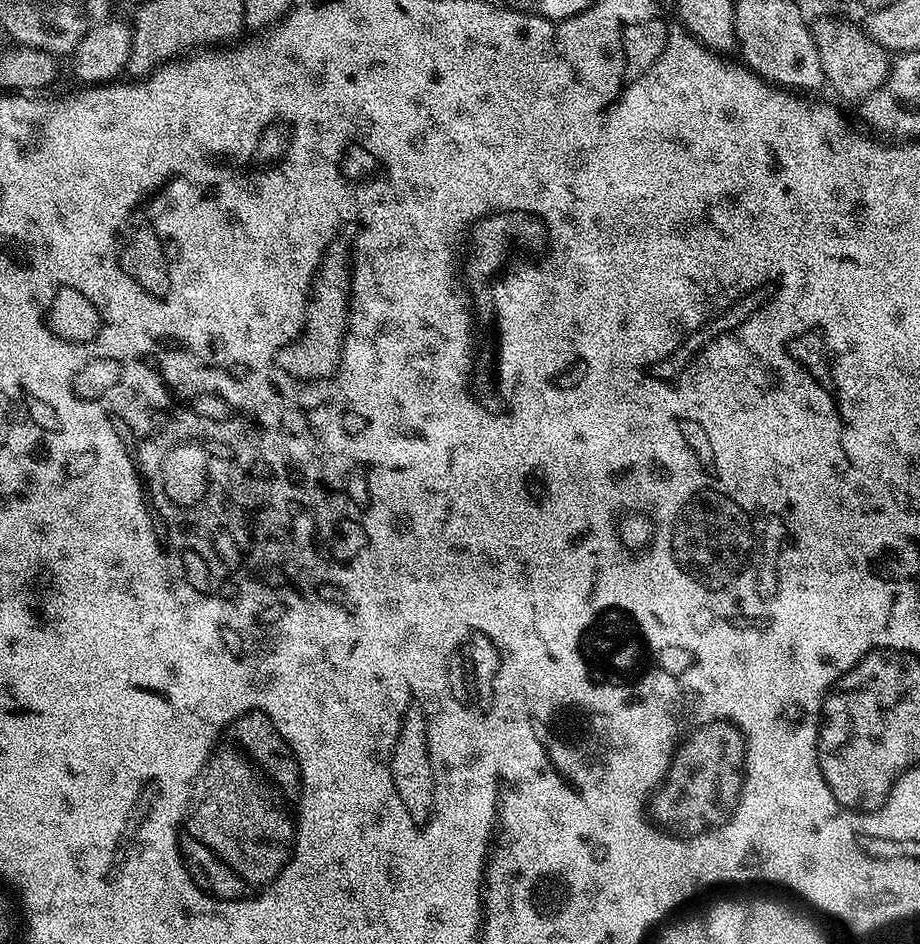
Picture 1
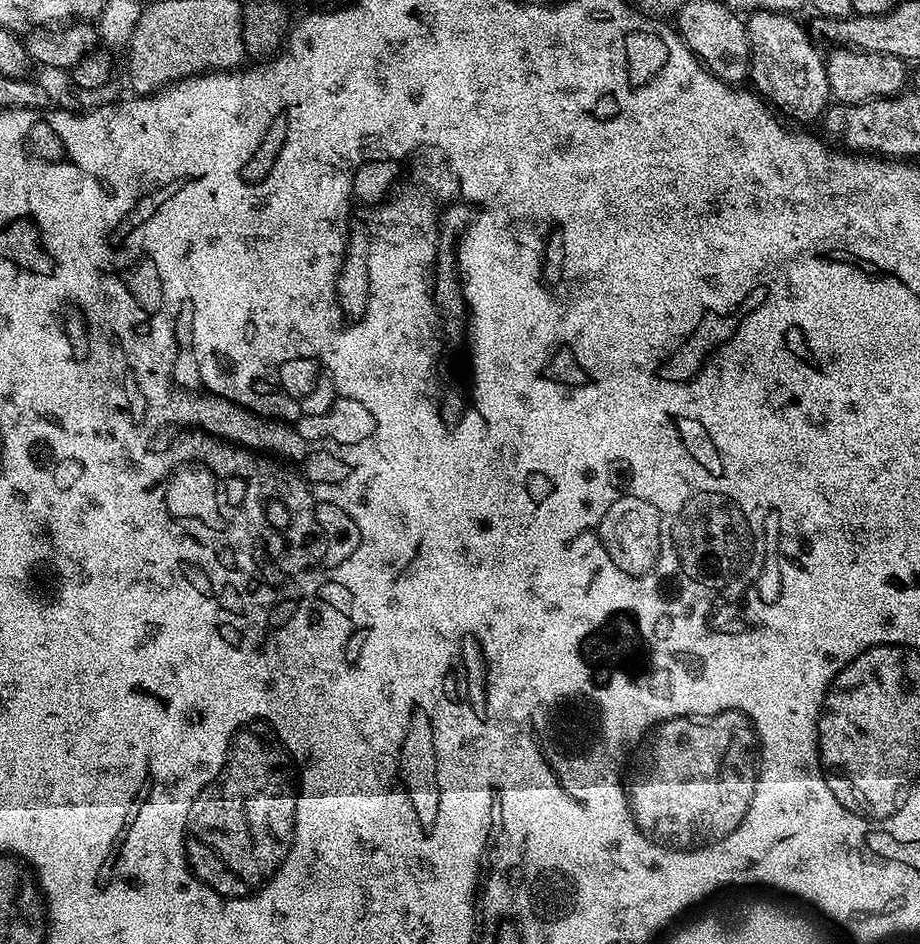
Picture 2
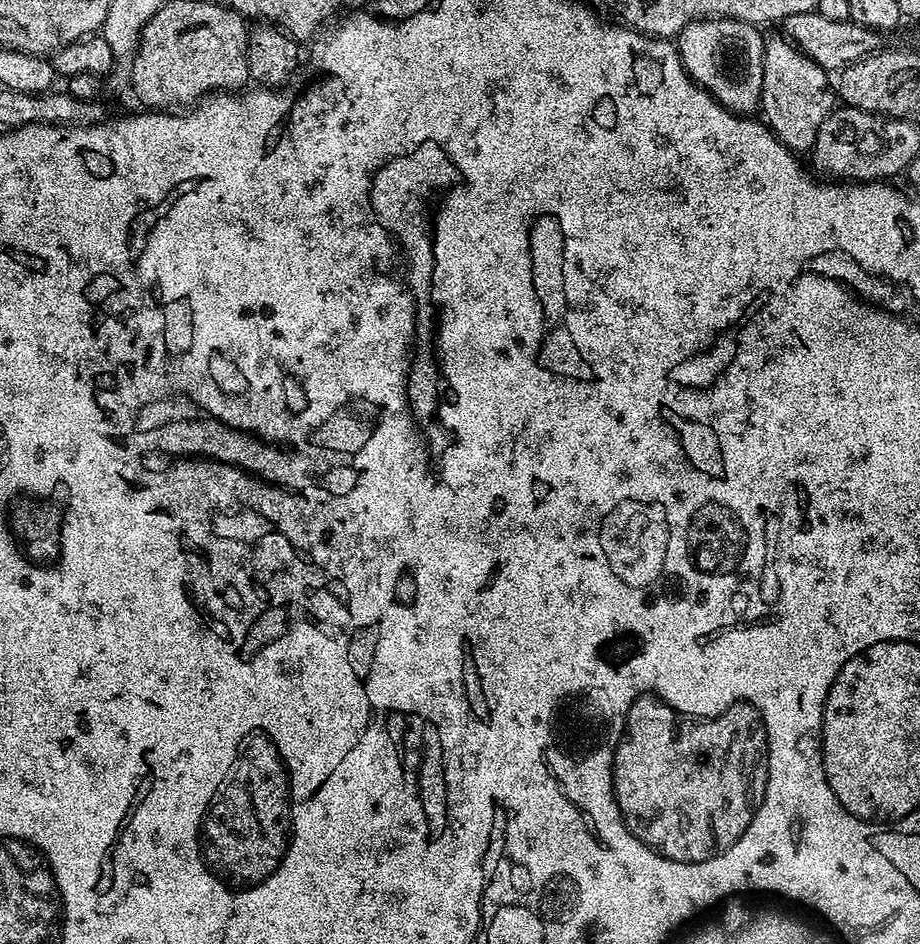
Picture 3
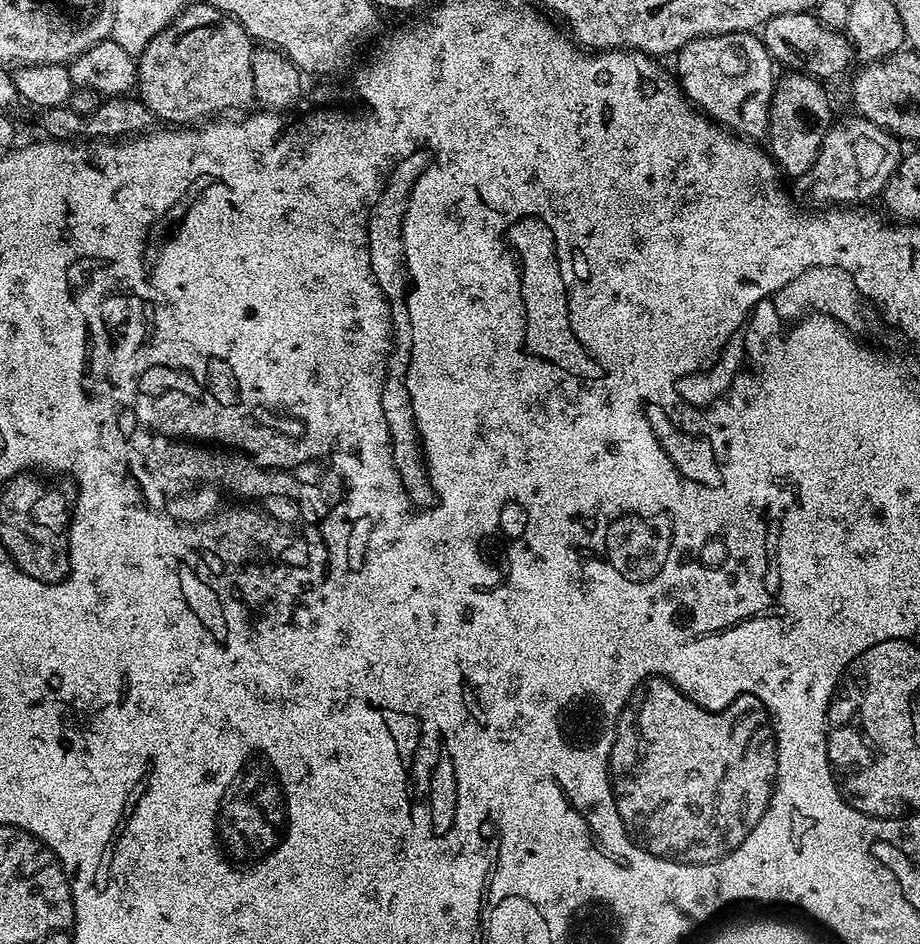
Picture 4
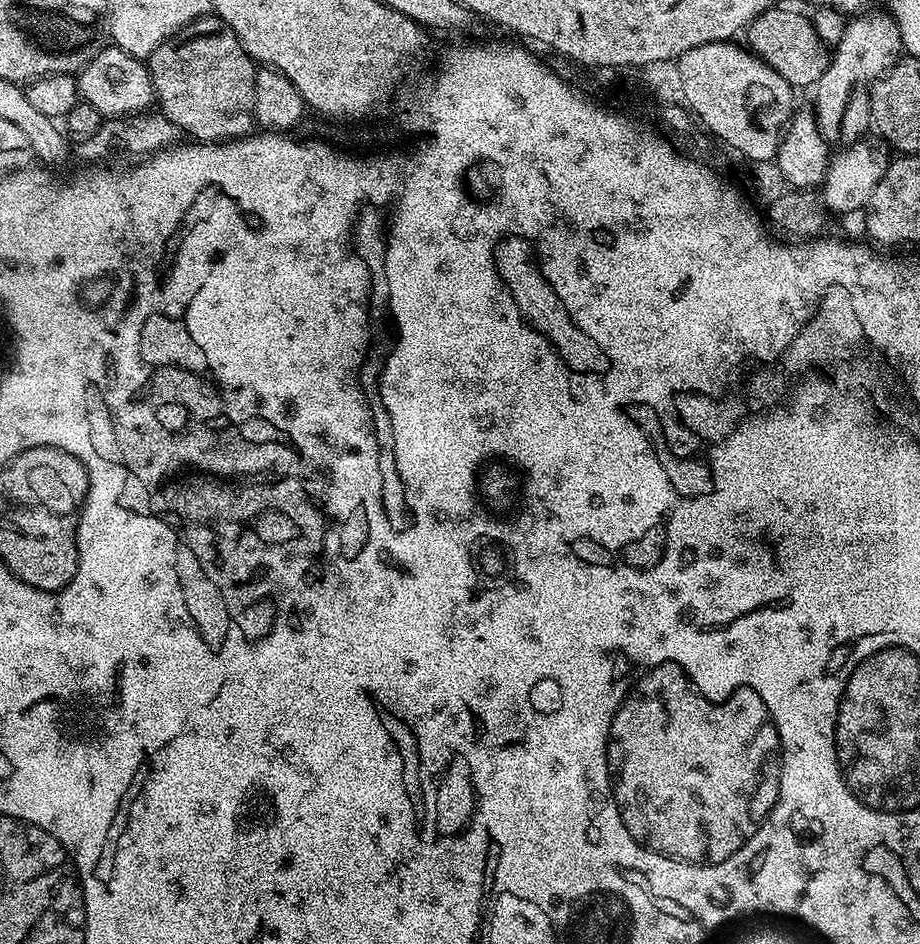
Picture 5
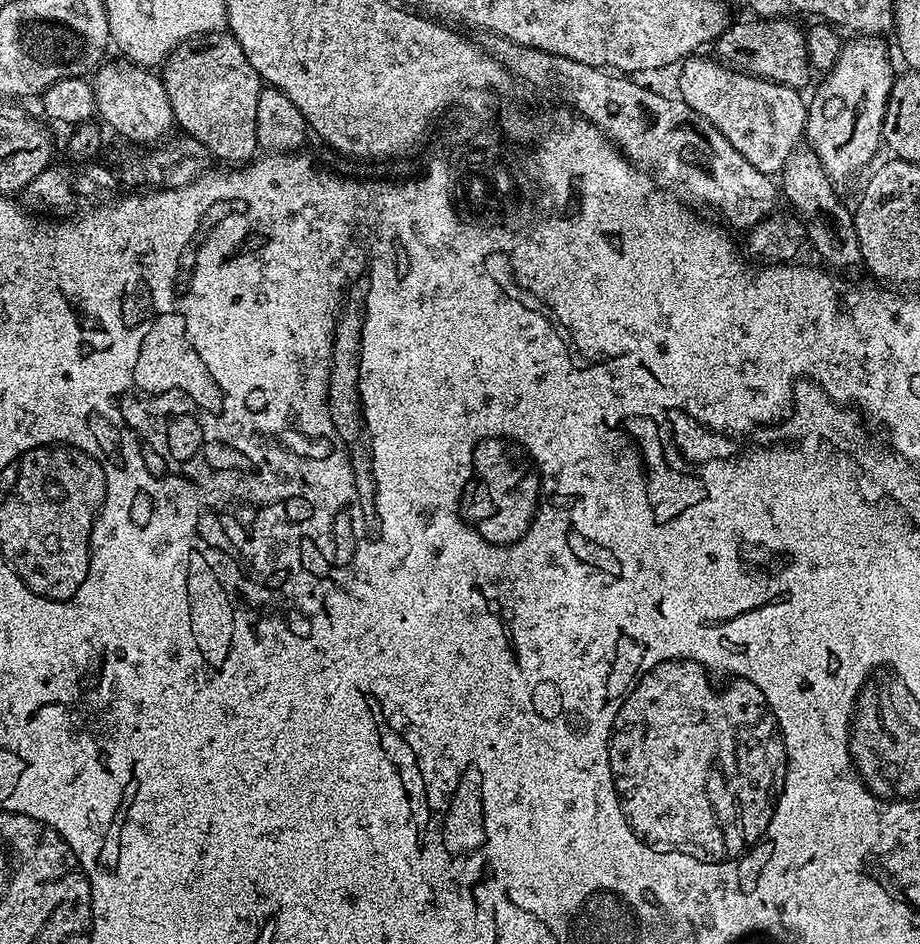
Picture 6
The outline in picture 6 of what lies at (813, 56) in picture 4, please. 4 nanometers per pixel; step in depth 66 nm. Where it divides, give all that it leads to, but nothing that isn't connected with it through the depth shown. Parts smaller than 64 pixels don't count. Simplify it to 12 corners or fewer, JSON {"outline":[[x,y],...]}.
{"outline":[[791,19],[729,23],[715,59],[803,89],[805,29]]}

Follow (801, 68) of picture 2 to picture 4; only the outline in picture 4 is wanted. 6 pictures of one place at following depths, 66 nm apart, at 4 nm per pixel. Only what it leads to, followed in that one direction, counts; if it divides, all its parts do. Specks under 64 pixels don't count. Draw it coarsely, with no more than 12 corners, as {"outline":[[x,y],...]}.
{"outline":[[795,70],[768,106],[785,177],[811,170],[834,123],[827,87]]}

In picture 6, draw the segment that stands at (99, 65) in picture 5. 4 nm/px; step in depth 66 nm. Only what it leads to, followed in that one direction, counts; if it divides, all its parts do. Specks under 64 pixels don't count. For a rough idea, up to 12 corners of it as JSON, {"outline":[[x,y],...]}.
{"outline":[[127,58],[101,63],[90,83],[96,116],[136,144],[174,128],[155,71]]}

